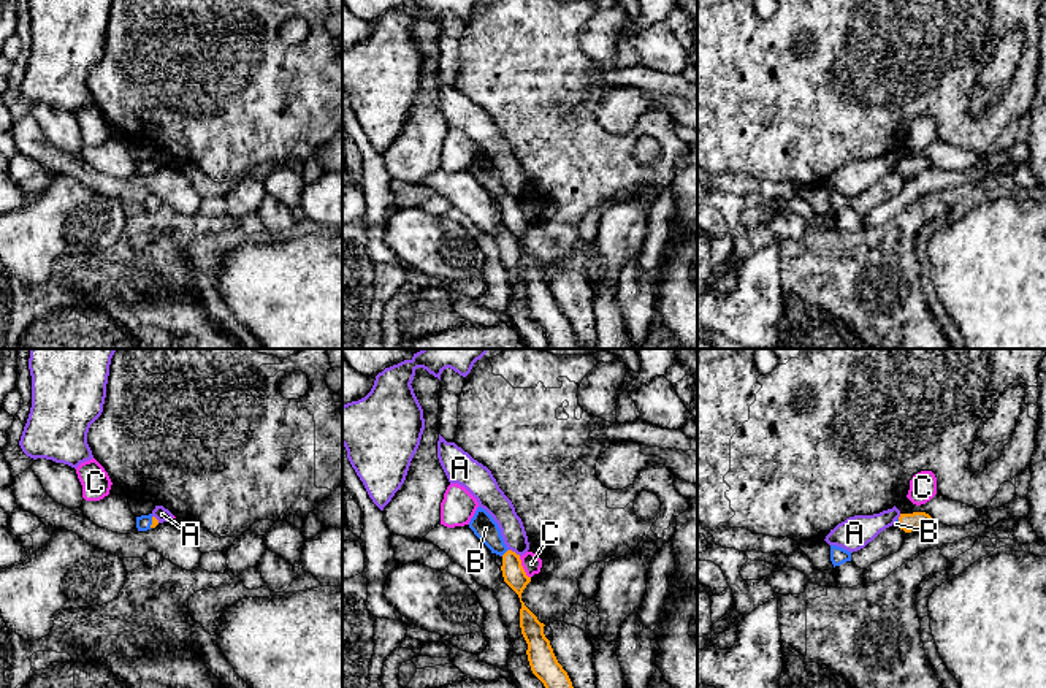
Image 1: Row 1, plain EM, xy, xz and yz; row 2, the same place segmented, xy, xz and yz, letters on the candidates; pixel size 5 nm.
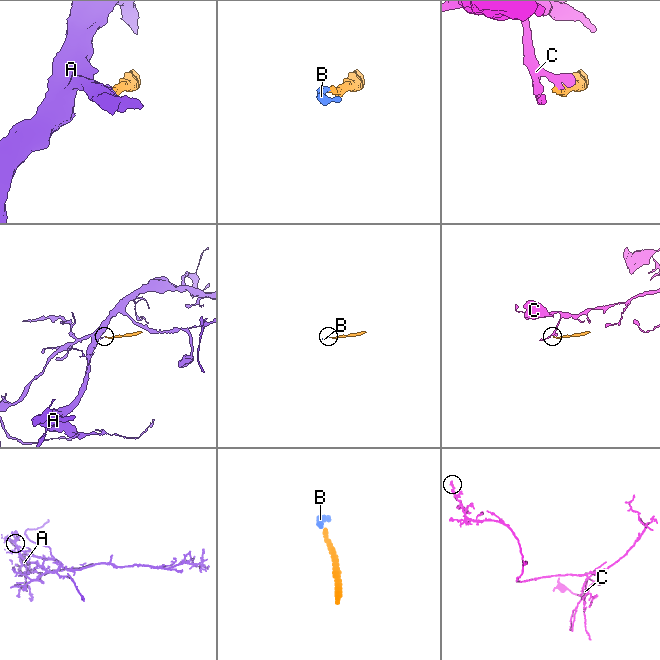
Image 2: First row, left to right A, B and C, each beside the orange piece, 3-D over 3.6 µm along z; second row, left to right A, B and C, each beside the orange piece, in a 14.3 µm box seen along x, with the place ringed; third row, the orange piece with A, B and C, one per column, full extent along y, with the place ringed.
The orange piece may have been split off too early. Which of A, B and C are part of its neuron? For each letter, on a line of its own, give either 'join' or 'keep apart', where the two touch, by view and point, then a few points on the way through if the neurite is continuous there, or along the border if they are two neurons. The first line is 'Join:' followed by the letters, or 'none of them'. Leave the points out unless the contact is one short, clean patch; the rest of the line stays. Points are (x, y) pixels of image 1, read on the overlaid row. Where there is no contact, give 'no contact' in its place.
Join: B
A: keep apart | xz (514, 552) | along xz (509, 549), (520, 555)
B: join | xz (506, 552) | across xz (514, 574), (506, 552), (485, 528)
C: keep apart | xz (522, 568) | along xz (519, 557), (523, 571), (530, 577)

